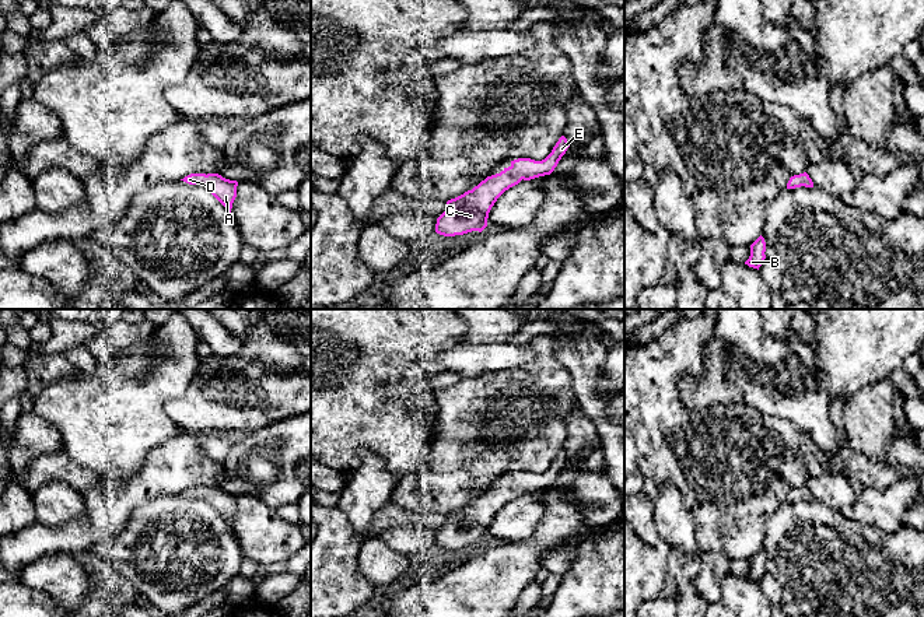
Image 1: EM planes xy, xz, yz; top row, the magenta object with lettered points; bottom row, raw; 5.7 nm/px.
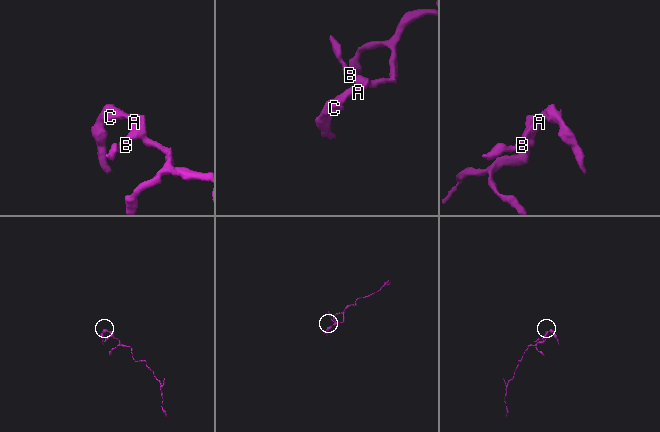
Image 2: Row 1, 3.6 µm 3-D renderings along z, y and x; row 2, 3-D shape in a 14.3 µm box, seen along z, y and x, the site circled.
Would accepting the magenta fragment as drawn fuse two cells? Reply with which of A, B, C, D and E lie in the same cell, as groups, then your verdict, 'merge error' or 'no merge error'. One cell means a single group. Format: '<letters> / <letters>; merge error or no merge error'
A B C D E; no merge error

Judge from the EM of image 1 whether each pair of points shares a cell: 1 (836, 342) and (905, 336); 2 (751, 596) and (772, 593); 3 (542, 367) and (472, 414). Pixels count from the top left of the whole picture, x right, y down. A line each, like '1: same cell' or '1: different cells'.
1: same cell
2: different cells
3: same cell

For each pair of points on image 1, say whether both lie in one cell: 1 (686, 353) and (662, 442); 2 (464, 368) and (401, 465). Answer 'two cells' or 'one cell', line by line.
1: one cell
2: two cells

